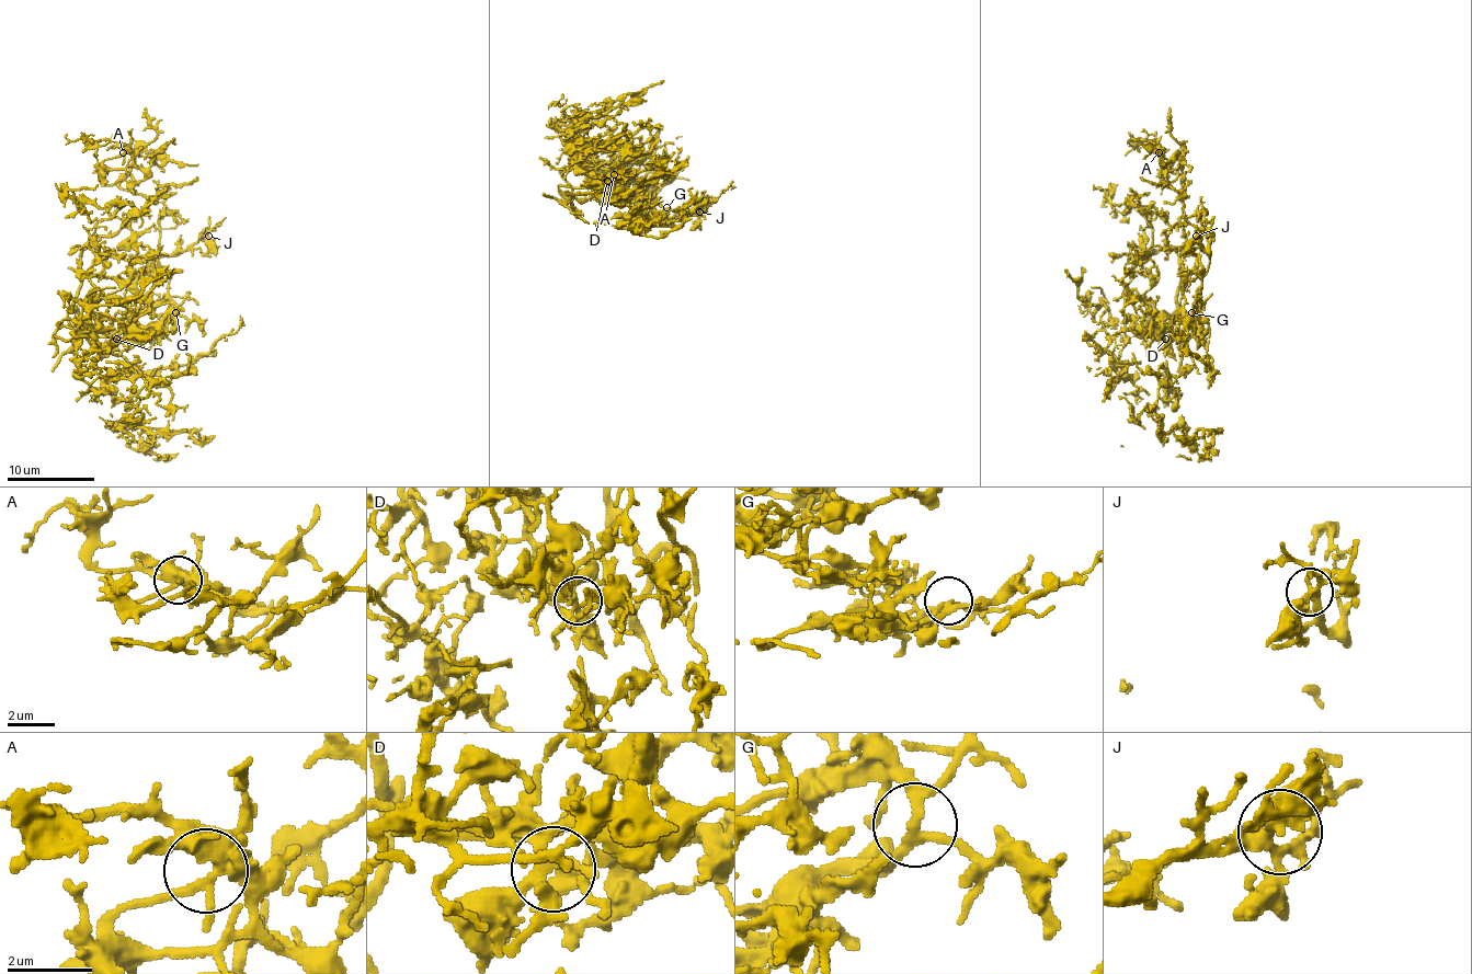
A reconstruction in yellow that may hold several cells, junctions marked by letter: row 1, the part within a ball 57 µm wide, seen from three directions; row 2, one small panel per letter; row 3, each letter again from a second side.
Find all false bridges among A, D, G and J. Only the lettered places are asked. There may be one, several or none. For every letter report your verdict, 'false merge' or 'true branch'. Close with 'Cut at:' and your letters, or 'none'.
A: true branch
D: true branch
G: true branch
J: true branch
Cut at: none

